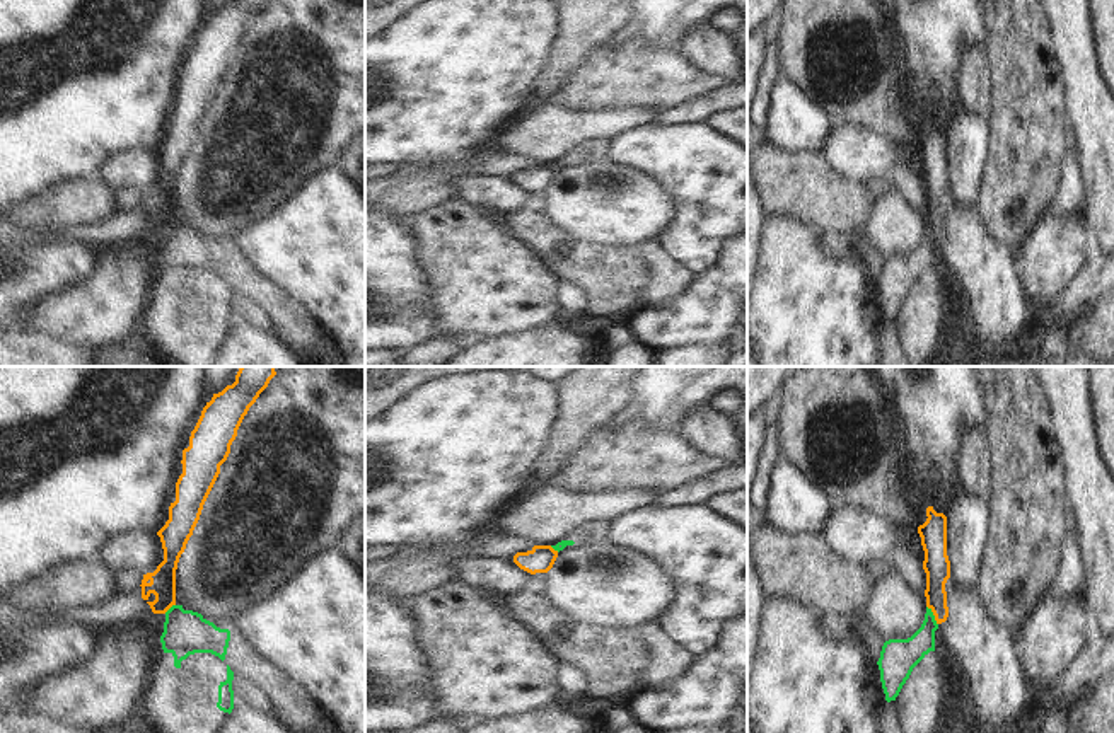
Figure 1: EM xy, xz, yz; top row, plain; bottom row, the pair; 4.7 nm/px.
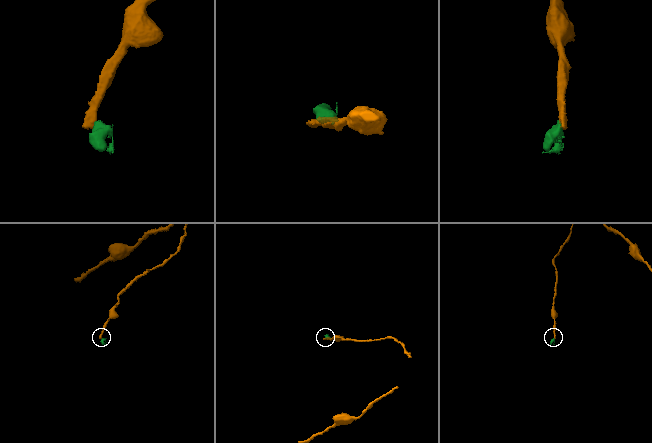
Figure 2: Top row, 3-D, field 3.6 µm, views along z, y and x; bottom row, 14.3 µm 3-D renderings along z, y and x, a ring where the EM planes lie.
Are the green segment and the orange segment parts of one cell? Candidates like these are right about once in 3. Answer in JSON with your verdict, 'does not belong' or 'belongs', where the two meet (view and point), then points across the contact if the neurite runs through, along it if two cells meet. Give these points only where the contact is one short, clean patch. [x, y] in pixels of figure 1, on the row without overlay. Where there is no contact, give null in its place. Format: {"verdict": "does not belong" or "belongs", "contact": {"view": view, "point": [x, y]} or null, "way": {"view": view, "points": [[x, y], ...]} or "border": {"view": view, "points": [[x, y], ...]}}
{"verdict": "does not belong", "contact": {"view": "yz", "point": [934, 234]}, "border": {"view": "yz", "points": [[927, 224], [937, 242]]}}

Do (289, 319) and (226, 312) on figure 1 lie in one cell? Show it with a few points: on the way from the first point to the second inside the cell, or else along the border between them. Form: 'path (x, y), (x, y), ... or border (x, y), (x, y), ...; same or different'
path (270, 300), (258, 288), (236, 288), (231, 294); same

